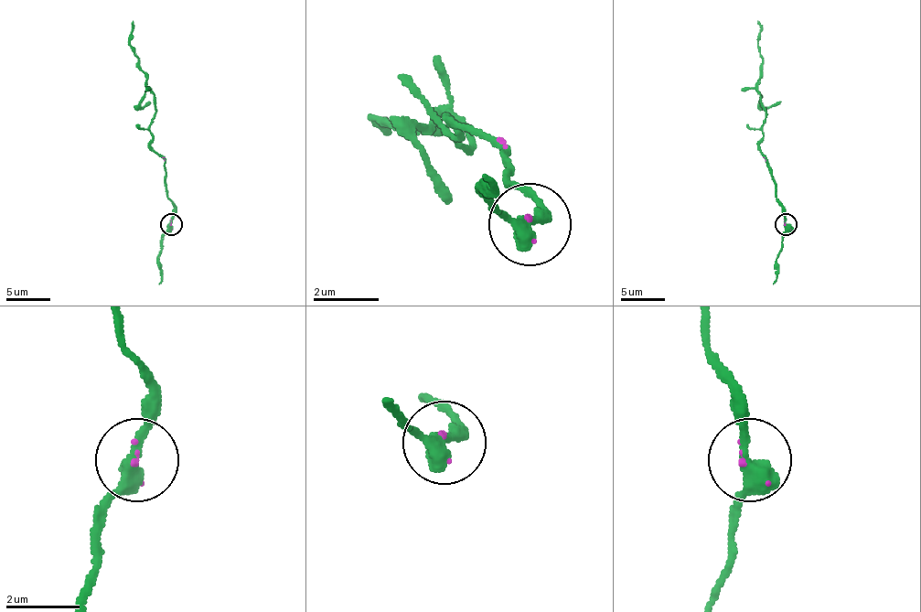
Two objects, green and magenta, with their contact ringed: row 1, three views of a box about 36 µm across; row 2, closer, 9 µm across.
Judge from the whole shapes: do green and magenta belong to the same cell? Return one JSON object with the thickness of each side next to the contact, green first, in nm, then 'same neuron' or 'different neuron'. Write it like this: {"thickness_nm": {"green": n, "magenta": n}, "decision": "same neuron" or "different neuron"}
{"thickness_nm": {"green": 400, "magenta": 50}, "decision": "same neuron"}

